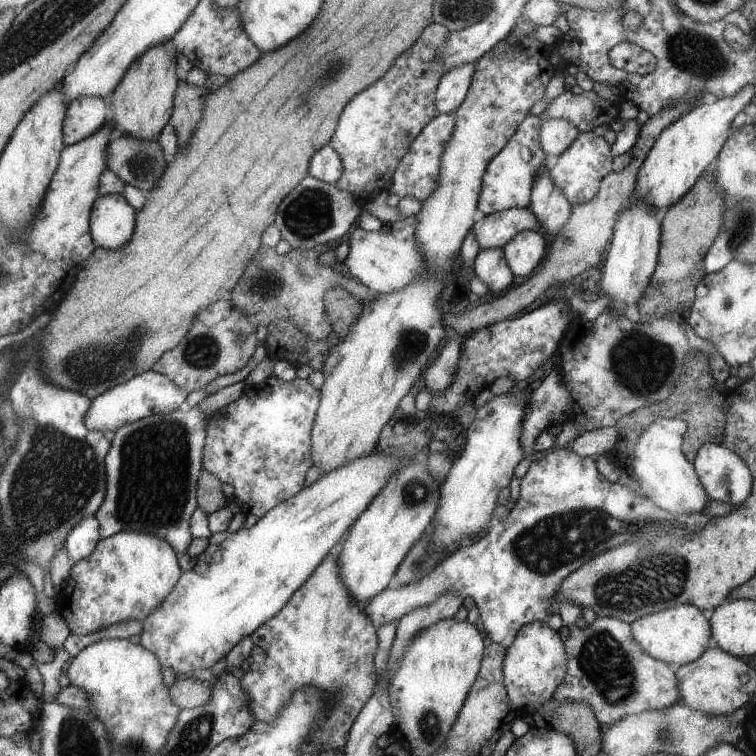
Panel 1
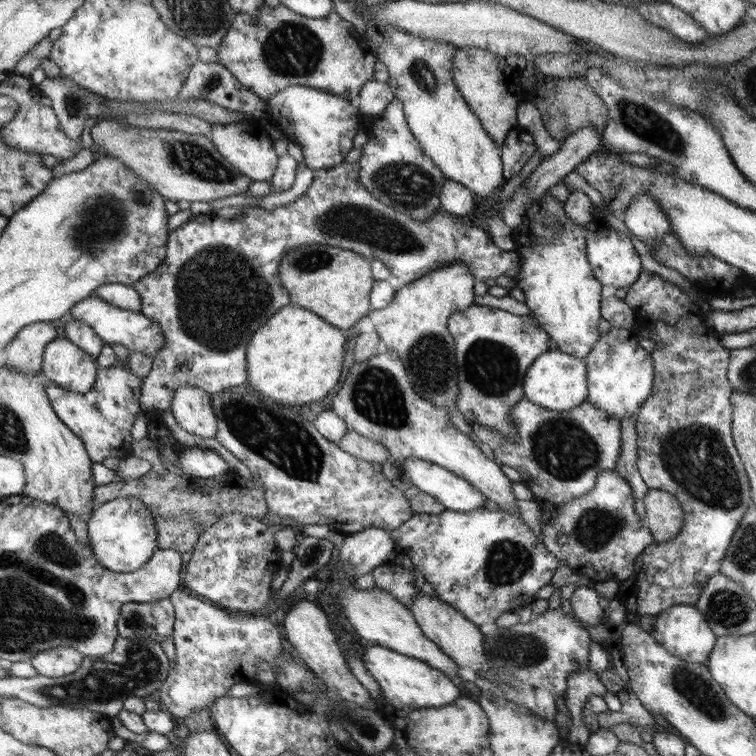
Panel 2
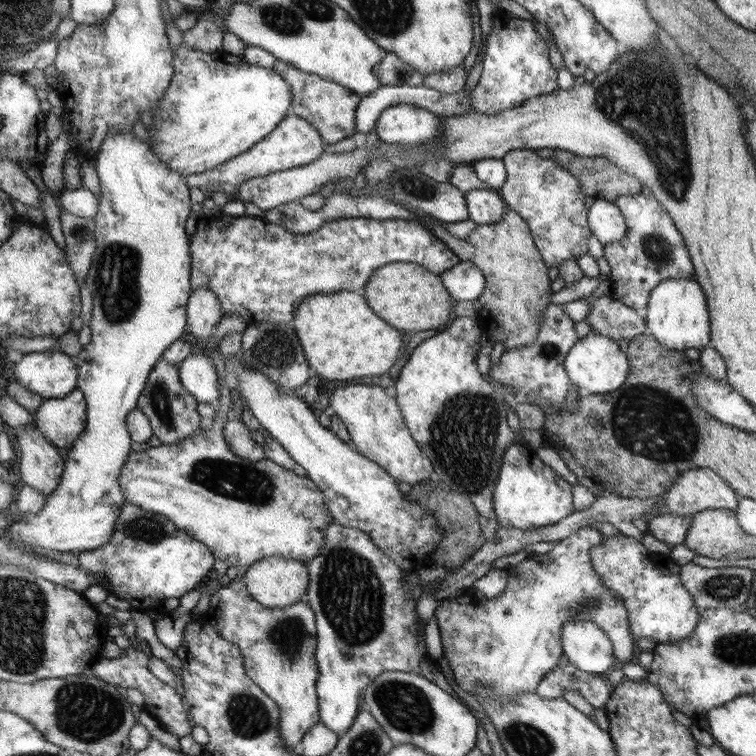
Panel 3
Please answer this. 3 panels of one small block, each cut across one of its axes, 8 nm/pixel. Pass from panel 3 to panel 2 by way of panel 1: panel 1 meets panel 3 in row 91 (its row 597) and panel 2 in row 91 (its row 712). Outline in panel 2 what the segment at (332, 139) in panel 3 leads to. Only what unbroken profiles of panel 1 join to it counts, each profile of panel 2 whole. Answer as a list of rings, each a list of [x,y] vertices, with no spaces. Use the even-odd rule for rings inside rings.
[[[265,5],[257,17],[248,13],[237,13],[233,26],[216,48],[219,63],[225,65],[234,73],[239,81],[250,92],[257,93],[265,101],[273,98],[284,88],[302,85],[309,88],[321,89],[326,93],[357,101],[365,84],[375,78],[377,60],[372,52],[368,52],[363,45],[364,38],[349,21],[342,19],[336,11],[321,19],[302,16],[286,5],[271,7]]]

